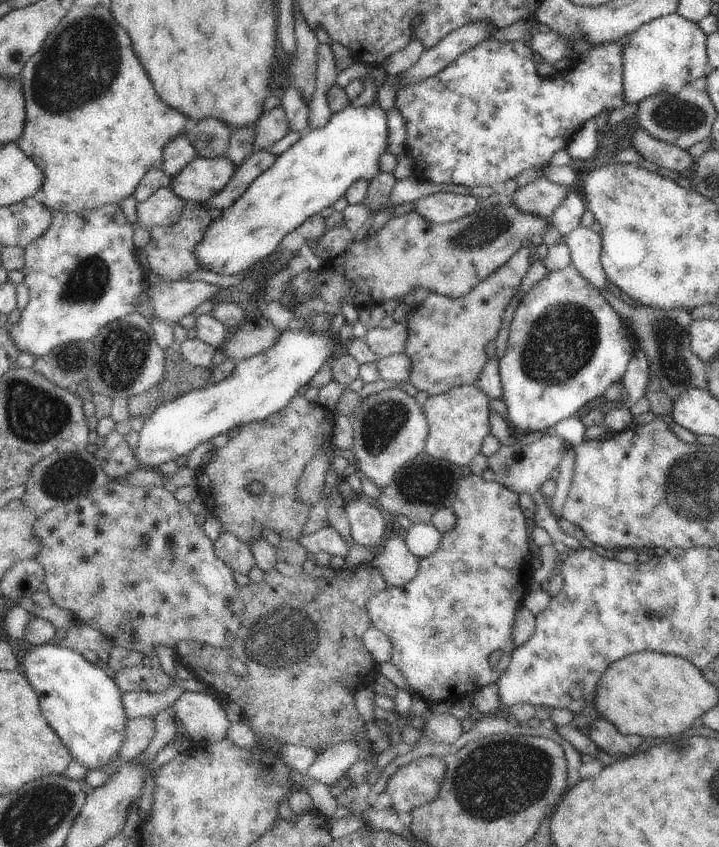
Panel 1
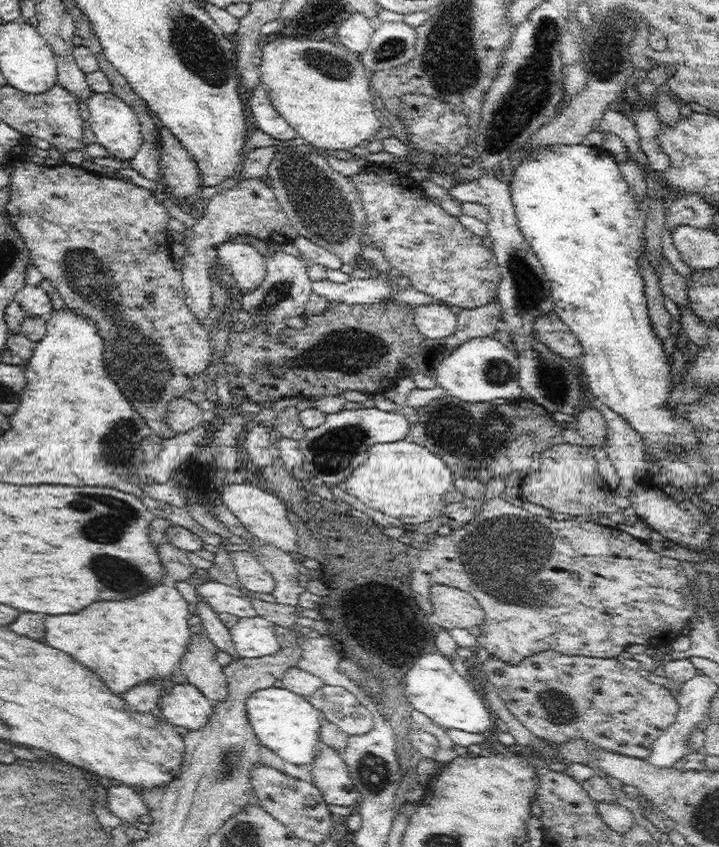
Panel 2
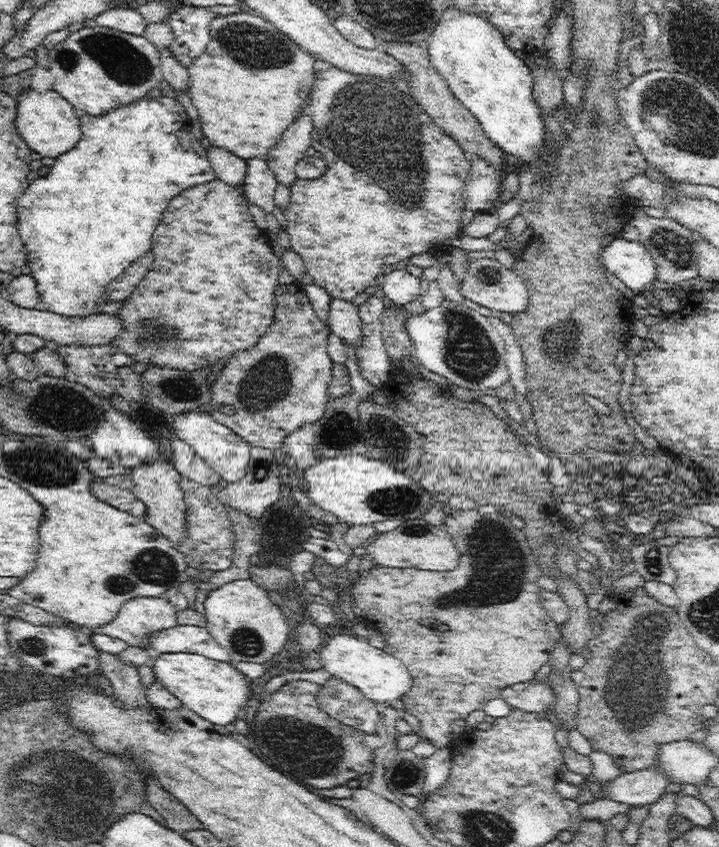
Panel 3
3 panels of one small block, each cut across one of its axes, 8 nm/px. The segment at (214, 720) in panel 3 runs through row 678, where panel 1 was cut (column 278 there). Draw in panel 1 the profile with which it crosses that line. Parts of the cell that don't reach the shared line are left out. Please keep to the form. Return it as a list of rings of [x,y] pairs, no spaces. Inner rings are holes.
[[[376,94],[376,100],[374,100],[374,104],[370,104],[368,108],[362,108],[362,106],[357,105],[349,105],[344,110],[340,110],[340,112],[336,112],[336,114],[331,114],[330,120],[328,120],[328,124],[324,126],[324,128],[316,128],[316,130],[308,130],[294,146],[290,149],[287,149],[284,154],[280,154],[276,158],[276,163],[272,164],[266,172],[262,172],[256,180],[254,180],[253,184],[250,184],[250,187],[242,194],[242,197],[239,200],[236,200],[234,204],[230,206],[230,208],[226,208],[220,217],[216,220],[213,220],[212,226],[210,226],[210,230],[206,232],[206,236],[204,236],[204,240],[202,244],[198,244],[198,252],[194,252],[196,256],[198,256],[198,262],[200,262],[201,270],[210,270],[210,272],[216,272],[216,274],[222,274],[222,276],[236,276],[236,274],[240,274],[240,272],[244,272],[246,268],[253,268],[258,262],[262,262],[262,260],[266,260],[270,254],[274,254],[276,252],[276,248],[280,246],[284,236],[287,234],[297,231],[297,229],[304,224],[304,222],[319,214],[324,210],[324,208],[328,208],[328,206],[333,206],[333,204],[340,200],[340,198],[346,195],[346,192],[350,189],[350,186],[354,184],[354,182],[358,182],[358,180],[368,180],[369,183],[374,180],[378,174],[382,173],[380,171],[379,158],[386,152],[388,148],[388,126],[387,126],[387,115],[380,106]]]

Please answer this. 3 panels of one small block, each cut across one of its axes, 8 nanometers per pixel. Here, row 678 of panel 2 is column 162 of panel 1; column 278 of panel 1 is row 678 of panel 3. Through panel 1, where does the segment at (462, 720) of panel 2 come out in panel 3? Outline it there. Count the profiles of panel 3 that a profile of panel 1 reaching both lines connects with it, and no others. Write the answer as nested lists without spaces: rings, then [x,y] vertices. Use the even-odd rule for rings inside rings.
[[[338,634],[326,640],[327,643],[323,644],[318,652],[323,668],[334,678],[358,688],[366,698],[391,703],[401,699],[412,688],[412,676],[399,658],[352,635]]]

